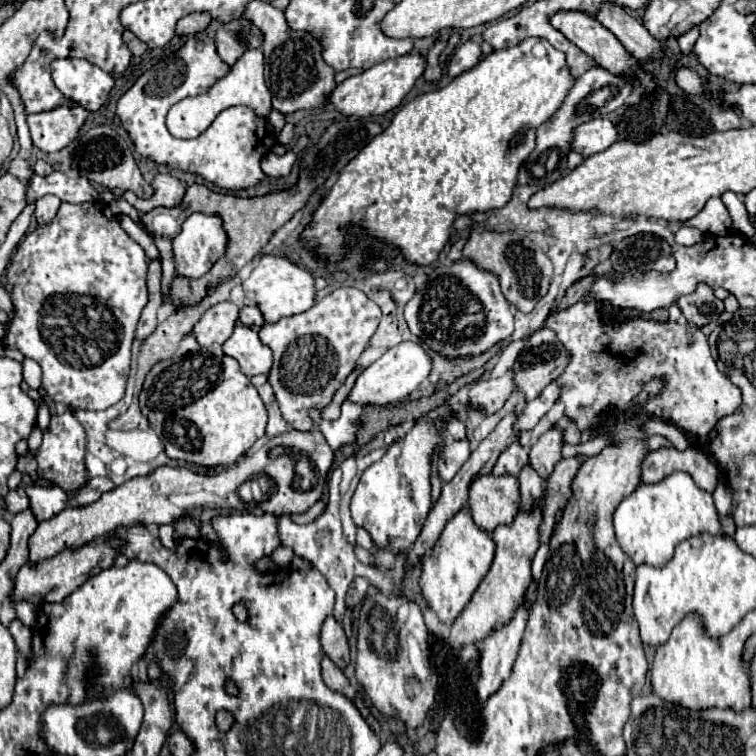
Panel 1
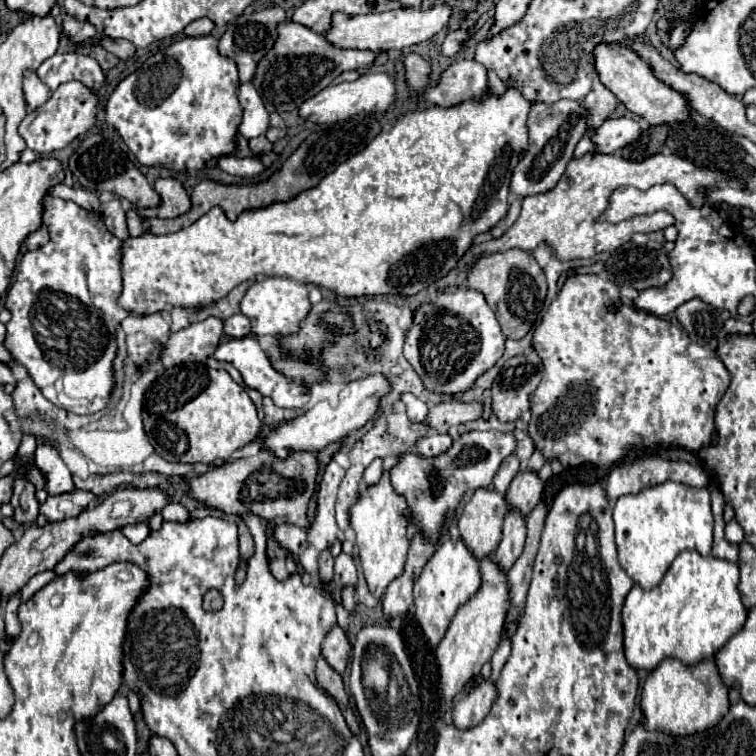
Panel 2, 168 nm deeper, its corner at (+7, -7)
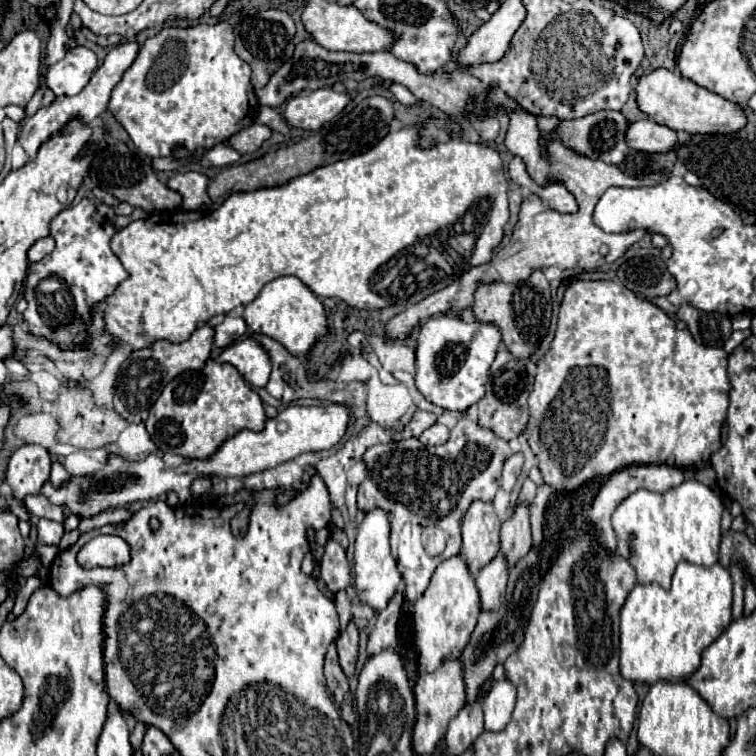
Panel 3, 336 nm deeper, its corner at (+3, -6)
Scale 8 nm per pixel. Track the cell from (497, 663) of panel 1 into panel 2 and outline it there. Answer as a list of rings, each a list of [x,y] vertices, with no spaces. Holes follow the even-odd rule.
[[[489,679],[481,681],[479,685],[475,685],[471,689],[471,693],[465,699],[461,699],[455,705],[453,723],[459,729],[467,729],[467,727],[473,727],[473,725],[481,723],[483,717],[489,713],[495,697],[497,697],[497,685]]]

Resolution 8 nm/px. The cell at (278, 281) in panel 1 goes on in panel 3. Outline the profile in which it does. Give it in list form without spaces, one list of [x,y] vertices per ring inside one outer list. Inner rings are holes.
[[[281,276],[271,280],[259,296],[245,306],[243,320],[247,322],[247,328],[257,334],[271,336],[279,344],[283,344],[291,356],[307,356],[311,348],[327,336],[329,322],[325,316],[325,306],[321,300],[295,276]]]

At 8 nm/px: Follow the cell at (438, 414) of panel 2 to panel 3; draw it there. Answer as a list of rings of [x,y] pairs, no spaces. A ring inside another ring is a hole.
[[[417,410],[413,416],[411,416],[411,420],[409,420],[409,424],[401,430],[401,434],[403,434],[403,438],[411,438],[411,436],[421,436],[421,432],[425,432],[429,426],[433,426],[437,422],[437,416],[435,414],[431,414],[431,412],[423,412],[423,410]]]

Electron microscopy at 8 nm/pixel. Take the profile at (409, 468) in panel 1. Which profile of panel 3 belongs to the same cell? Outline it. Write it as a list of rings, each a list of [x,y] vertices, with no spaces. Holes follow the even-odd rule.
[[[379,508],[367,512],[365,520],[361,522],[361,526],[357,530],[353,572],[355,572],[355,592],[357,592],[359,602],[377,612],[383,610],[387,606],[387,602],[391,600],[391,596],[395,594],[395,588],[401,582],[401,574],[399,574],[397,564],[389,550],[389,518],[387,518],[387,512],[379,510]]]

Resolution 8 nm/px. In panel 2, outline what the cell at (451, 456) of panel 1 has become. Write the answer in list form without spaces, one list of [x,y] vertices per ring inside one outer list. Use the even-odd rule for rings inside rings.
[[[433,433],[415,443],[415,453],[421,457],[435,457],[439,453],[445,453],[453,445],[453,439],[445,433]]]

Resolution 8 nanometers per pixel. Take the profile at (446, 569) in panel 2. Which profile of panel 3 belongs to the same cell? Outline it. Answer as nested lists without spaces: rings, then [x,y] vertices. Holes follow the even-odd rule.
[[[461,556],[441,562],[425,594],[413,604],[413,628],[417,648],[417,670],[433,672],[447,660],[455,660],[465,648],[481,612],[475,578],[469,574]]]

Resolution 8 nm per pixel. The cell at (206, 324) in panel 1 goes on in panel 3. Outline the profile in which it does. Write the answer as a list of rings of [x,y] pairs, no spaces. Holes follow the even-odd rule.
[[[203,324],[185,342],[173,344],[173,342],[159,340],[149,348],[133,350],[117,372],[117,382],[115,382],[117,396],[113,396],[115,412],[119,412],[119,416],[123,416],[127,422],[133,422],[133,424],[145,422],[149,408],[159,398],[159,392],[163,390],[163,386],[169,384],[181,372],[203,368],[205,360],[211,354],[211,348],[213,348],[213,328],[209,324]]]

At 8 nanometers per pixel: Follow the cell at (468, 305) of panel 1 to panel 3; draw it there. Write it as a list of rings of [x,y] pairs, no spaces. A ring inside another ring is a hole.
[[[455,314],[429,318],[419,334],[415,384],[419,392],[433,404],[445,410],[465,412],[485,396],[485,382],[489,368],[495,360],[497,346],[501,344],[499,328],[481,322],[463,322]]]

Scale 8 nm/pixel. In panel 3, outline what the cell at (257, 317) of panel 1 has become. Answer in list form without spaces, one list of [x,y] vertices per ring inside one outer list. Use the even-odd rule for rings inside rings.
[[[225,316],[225,320],[217,326],[213,326],[215,336],[213,342],[217,348],[225,348],[227,344],[233,344],[235,340],[241,340],[247,334],[247,324],[239,316]]]

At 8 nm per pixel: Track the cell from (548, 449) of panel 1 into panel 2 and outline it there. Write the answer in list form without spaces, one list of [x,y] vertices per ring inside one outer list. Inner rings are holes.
[[[525,469],[513,479],[505,499],[511,507],[521,509],[523,515],[529,515],[543,495],[543,485],[543,479],[535,471]]]

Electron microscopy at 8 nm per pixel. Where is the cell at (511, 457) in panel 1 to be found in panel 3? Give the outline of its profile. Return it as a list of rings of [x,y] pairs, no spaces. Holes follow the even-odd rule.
[[[513,454],[507,462],[505,462],[505,468],[503,468],[503,480],[501,480],[501,488],[505,492],[511,492],[511,488],[515,486],[515,480],[519,476],[523,468],[523,454]]]

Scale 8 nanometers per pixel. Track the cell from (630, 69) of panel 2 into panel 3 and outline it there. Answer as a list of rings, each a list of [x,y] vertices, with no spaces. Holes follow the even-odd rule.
[[[659,68],[641,76],[635,90],[639,108],[657,124],[669,126],[673,130],[685,130],[689,134],[735,134],[747,126],[747,114],[739,104],[735,106],[723,96],[697,86],[673,70]]]

